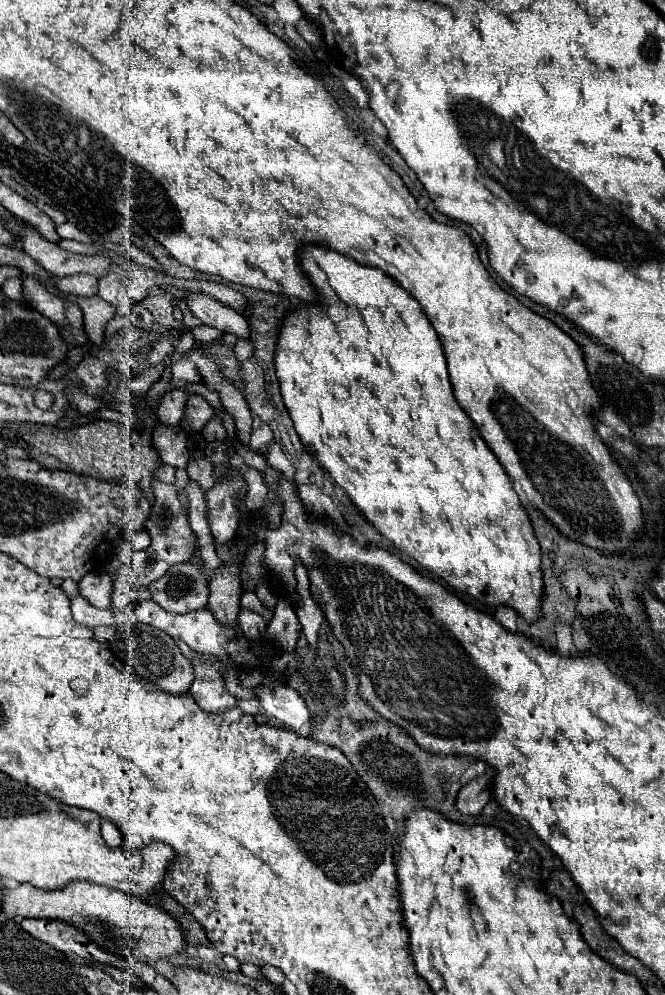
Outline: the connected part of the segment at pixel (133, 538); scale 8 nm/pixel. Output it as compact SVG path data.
M139 530L139 532L133 532L133 534L129 536L129 548L131 548L133 552L145 550L149 544L151 544L151 538L149 538L147 530Z

